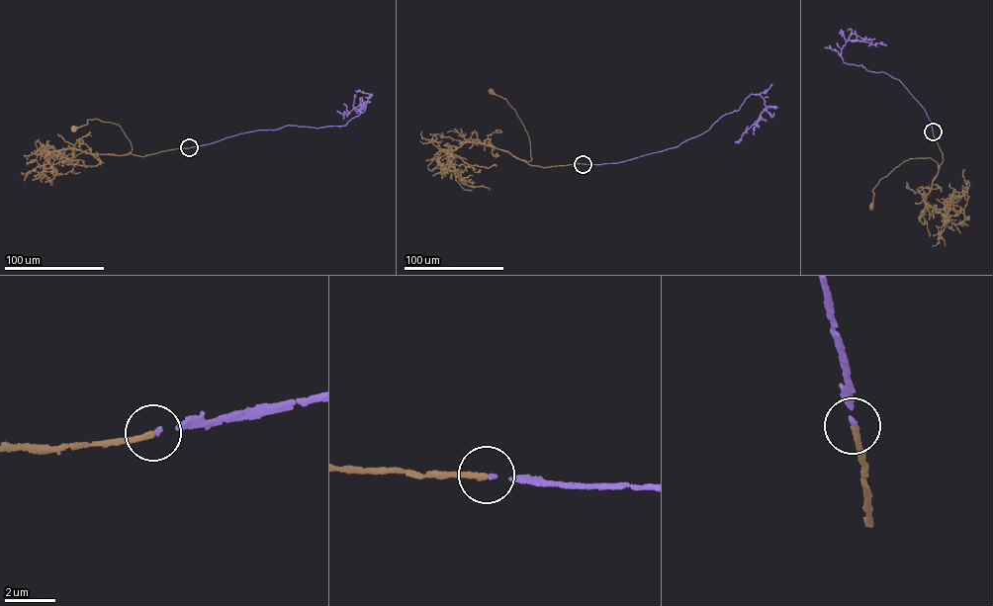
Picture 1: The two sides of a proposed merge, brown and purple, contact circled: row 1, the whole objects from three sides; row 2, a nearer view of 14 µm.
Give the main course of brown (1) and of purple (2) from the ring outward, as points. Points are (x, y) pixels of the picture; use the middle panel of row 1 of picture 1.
1: (583, 164), (543, 167), (522, 160), (532, 159), (527, 131), (505, 98), (492, 91)
2: (584, 163), (615, 163), (677, 146), (739, 110), (750, 95), (760, 94), (765, 110), (735, 140)

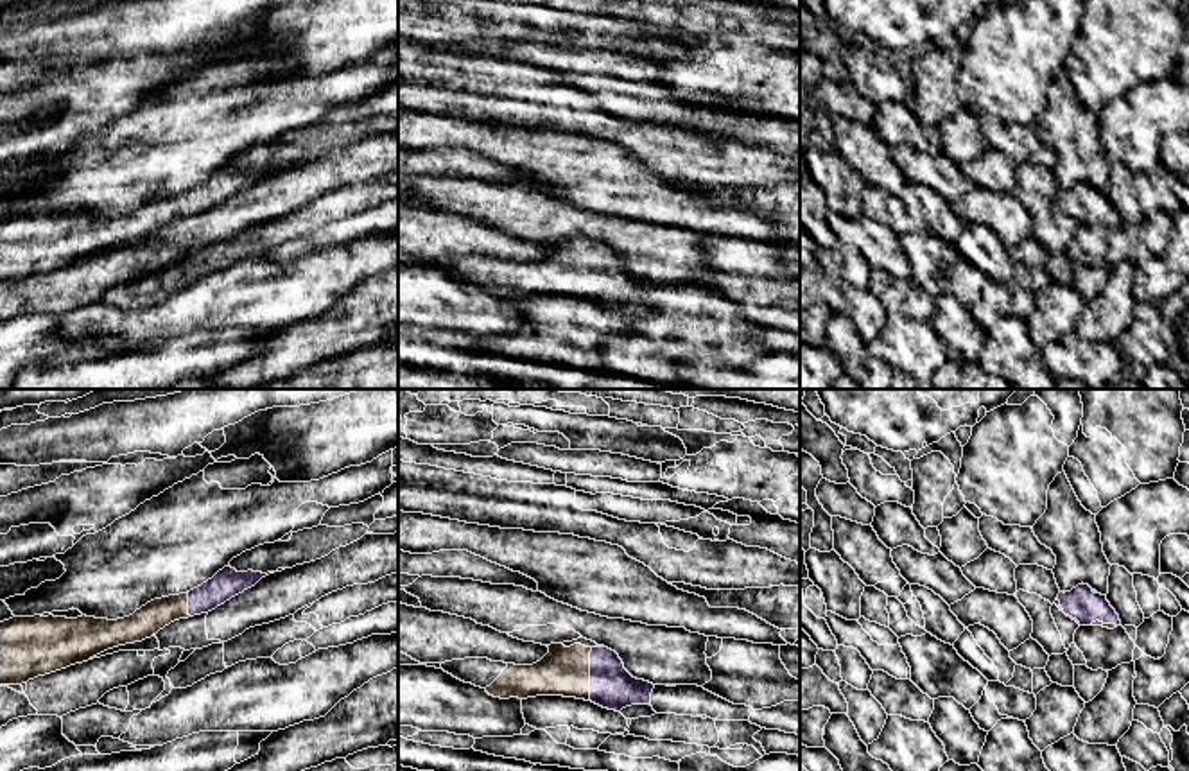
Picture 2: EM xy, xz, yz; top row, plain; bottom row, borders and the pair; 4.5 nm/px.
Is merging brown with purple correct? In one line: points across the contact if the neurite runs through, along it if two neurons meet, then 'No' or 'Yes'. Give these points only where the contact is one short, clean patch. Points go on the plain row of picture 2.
Yes

